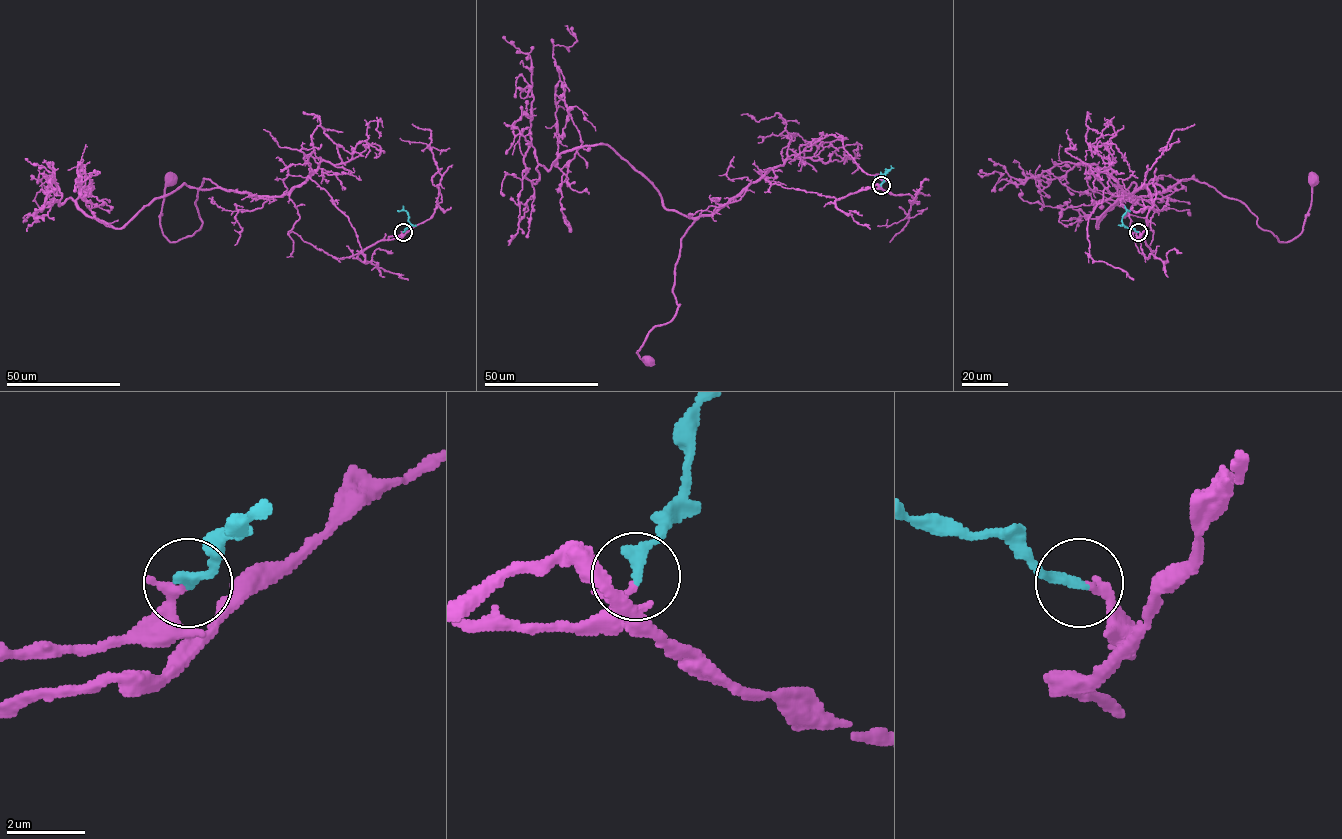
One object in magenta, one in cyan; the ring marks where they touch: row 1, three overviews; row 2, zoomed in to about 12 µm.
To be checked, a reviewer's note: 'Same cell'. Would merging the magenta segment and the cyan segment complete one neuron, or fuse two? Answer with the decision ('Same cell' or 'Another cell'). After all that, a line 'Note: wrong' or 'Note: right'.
Same cell
Note: right

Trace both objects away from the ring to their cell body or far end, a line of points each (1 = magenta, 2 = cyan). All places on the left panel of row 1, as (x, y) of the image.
1: (403, 232), (337, 258), (288, 232), (291, 192), (204, 178), (202, 224), (170, 242), (170, 179)
2: (403, 232), (411, 225), (408, 213), (397, 211)

